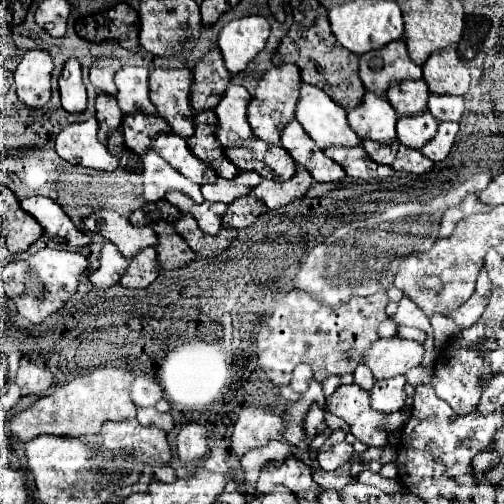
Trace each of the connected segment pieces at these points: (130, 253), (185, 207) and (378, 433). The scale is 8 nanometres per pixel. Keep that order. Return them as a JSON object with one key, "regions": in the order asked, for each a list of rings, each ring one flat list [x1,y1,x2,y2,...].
{"regions":[[[98,210,86,218,84,224,90,232,104,236,118,246,120,254,128,260,134,258,142,248,158,244,158,234,152,226,132,226,128,218,112,210]],[[168,192,166,194,166,200,170,204,174,204,176,208,180,208,182,214,190,214,198,220,198,226,202,228,202,232,210,234,210,236,216,236,222,228,222,216,226,212,226,204,220,204,220,202,194,202,190,200,186,194,182,192]],[[344,384,332,396,326,398,326,412,344,418,350,424,350,432,368,446,386,446,388,432,384,430,384,420,388,414,374,412,370,408,370,392,362,390,358,384]]]}

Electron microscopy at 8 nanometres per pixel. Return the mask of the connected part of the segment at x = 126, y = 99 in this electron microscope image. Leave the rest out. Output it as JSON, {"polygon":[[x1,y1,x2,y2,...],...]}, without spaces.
{"polygon":[[124,66,116,74,118,94,116,100,124,114,146,112,156,114,154,104,148,98,148,70,142,66]]}

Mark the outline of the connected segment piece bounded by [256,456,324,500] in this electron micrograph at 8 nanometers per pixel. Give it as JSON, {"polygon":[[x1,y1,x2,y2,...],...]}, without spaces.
{"polygon":[[288,456,284,462,268,462,260,472,256,490,258,494,266,494,278,484,290,488,296,496,306,500,318,500,318,496,324,492,324,488,312,480,310,468,296,456]]}

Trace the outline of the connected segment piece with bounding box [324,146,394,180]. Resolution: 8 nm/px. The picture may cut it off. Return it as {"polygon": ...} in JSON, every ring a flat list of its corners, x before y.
{"polygon":[[362,146,358,148,326,148,324,154,334,160,336,164,340,164,348,176,352,178,360,178,360,180,376,180,376,178,386,178,390,176,394,170,388,168,388,172,380,172,382,166,374,164]]}

